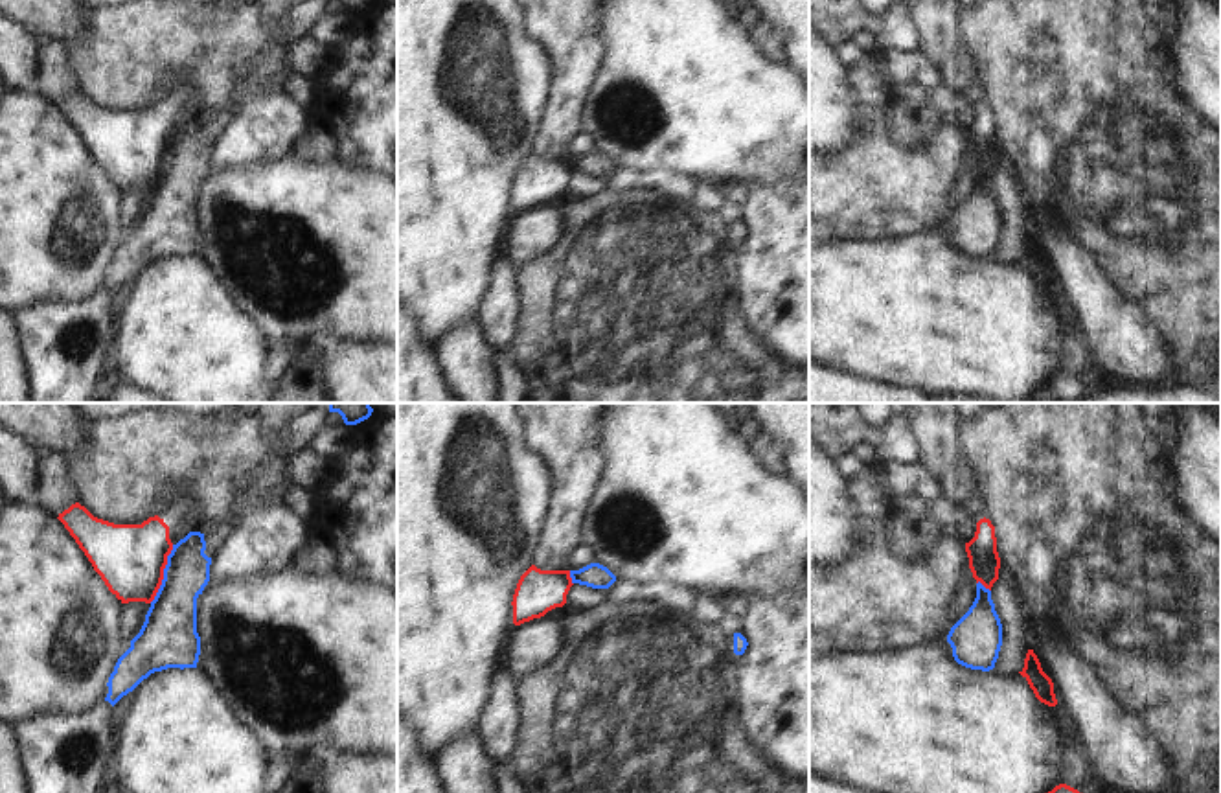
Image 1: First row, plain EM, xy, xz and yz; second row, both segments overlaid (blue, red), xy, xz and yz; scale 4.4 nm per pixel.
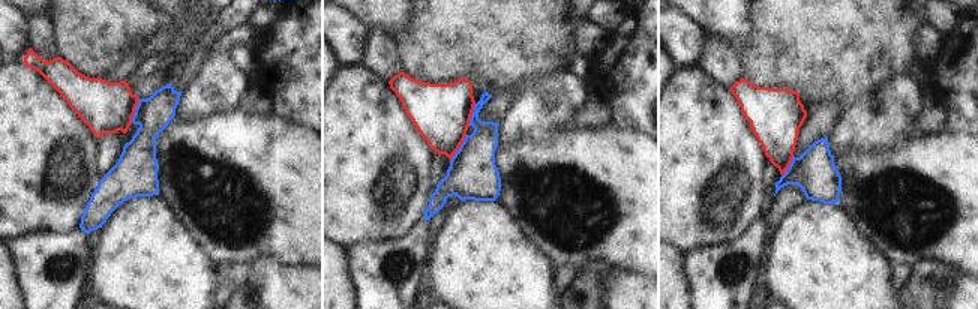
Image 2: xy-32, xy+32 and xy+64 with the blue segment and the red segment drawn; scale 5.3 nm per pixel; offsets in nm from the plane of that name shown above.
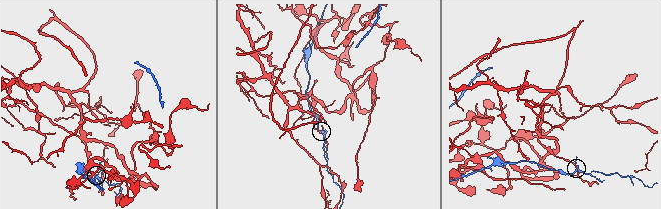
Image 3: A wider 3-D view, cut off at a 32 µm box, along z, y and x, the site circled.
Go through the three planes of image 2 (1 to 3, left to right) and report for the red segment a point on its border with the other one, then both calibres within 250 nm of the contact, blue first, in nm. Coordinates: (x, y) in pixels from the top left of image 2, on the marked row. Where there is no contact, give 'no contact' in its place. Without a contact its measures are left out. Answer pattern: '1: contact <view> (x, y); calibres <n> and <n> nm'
1: contact xy-32 (135, 111); calibres 190 and 280 nm
2: contact xy+32 (459, 147); calibres 260 and 320 nm
3: contact xy+64 (789, 167); calibres 220 and 260 nm

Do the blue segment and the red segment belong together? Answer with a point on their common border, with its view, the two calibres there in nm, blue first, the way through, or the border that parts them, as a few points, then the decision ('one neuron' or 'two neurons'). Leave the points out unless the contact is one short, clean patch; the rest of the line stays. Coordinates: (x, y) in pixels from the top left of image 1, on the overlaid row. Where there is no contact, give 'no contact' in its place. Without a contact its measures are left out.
xy (164, 574) | 240/300 nm | along xy (173, 545), (162, 584), (149, 602) | two neurons

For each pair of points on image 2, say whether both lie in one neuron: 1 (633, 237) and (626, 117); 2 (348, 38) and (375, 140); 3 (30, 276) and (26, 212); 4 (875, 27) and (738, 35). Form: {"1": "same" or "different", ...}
{"1": "different", "2": "different", "3": "different", "4": "different"}

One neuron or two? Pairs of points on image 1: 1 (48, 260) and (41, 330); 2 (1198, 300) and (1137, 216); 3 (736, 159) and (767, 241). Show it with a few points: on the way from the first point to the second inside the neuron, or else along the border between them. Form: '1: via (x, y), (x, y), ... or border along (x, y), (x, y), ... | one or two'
1: border along (87, 298), (43, 302), (19, 311) | two
2: via (1198, 280), (1157, 236) | one
3: border along (789, 173), (778, 179), (754, 179), (747, 184) | two

